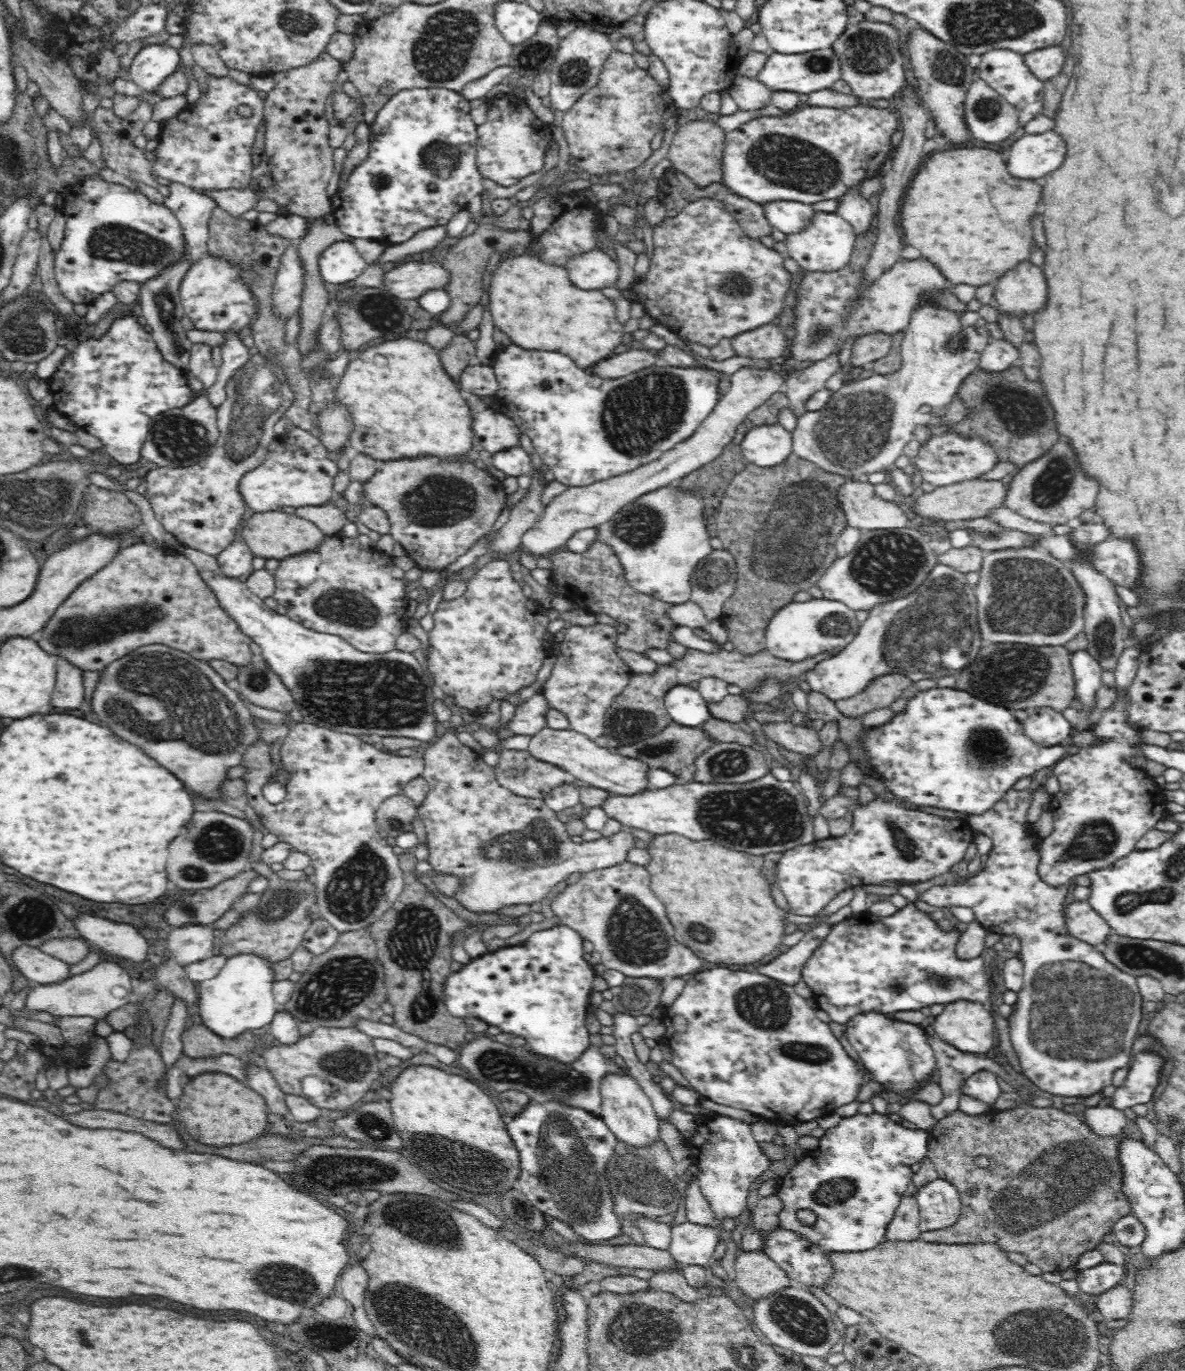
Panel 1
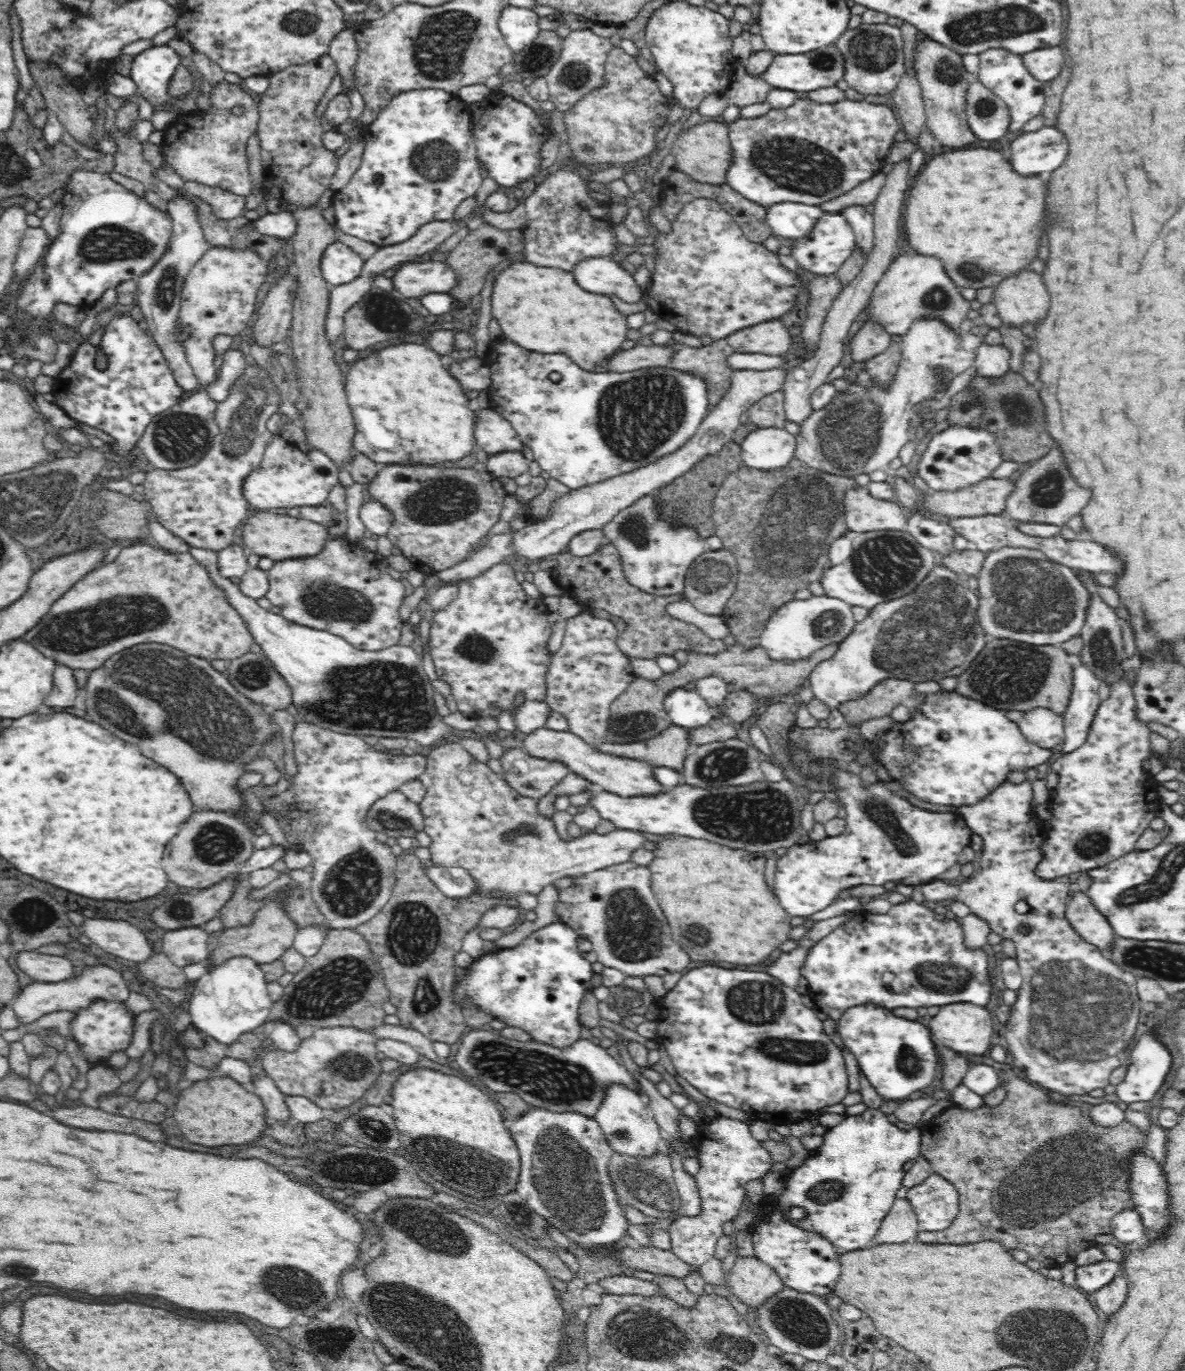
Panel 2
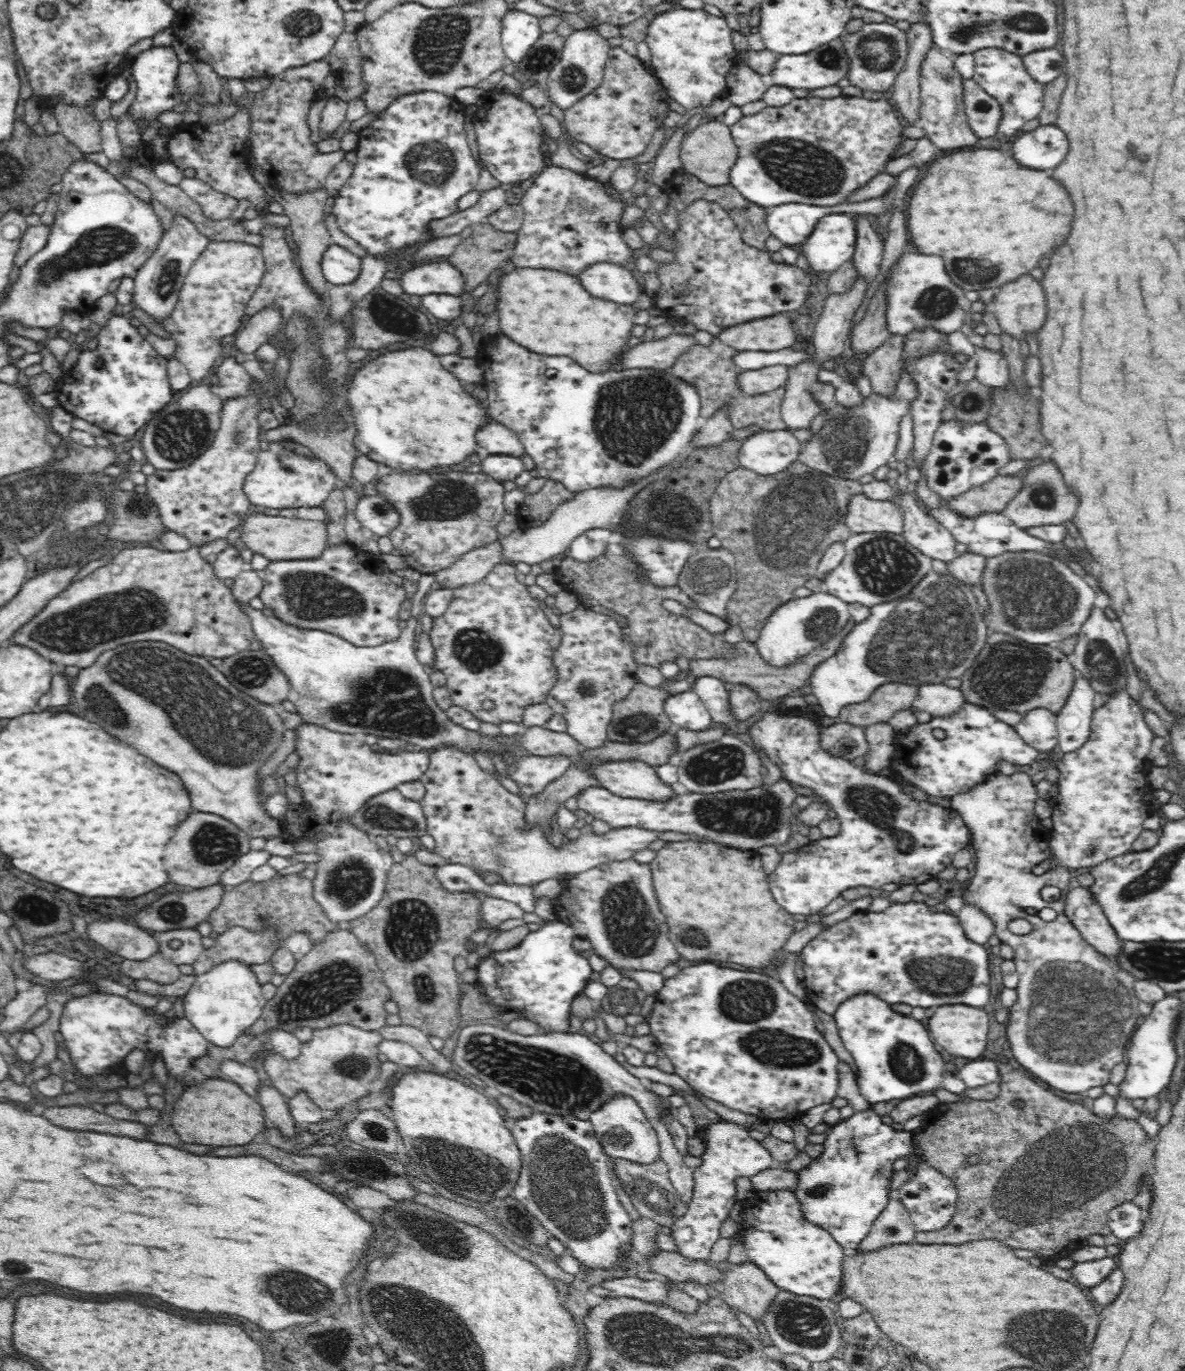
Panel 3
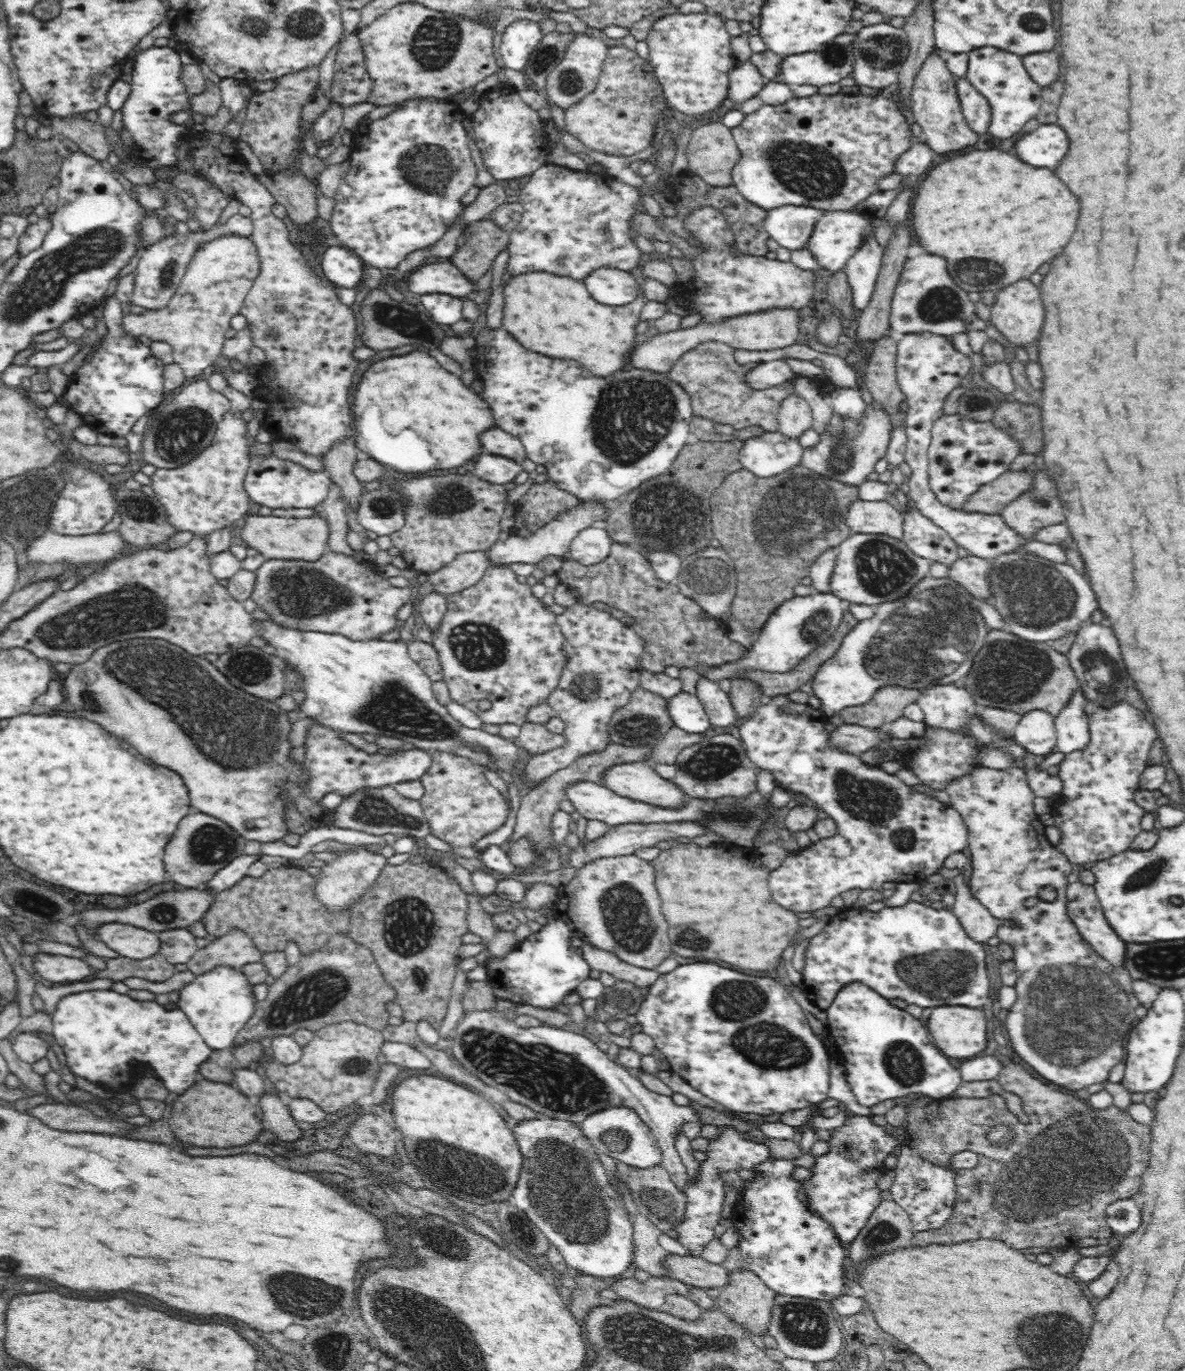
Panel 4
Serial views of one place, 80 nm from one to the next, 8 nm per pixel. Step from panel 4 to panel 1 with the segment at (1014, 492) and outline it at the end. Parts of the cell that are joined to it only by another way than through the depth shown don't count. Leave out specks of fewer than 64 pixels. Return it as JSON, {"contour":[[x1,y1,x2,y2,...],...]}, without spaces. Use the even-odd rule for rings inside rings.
{"contour":[[970,480,960,484,938,487,932,492,918,492,913,511,916,515,926,519,944,520,972,520,988,517,990,510,998,509,1005,501,1009,487,1000,480]]}

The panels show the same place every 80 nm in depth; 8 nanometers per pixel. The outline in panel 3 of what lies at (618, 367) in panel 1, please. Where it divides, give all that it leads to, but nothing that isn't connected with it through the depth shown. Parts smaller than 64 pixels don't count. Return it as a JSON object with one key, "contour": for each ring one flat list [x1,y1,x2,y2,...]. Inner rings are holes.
{"contour":[[672,333,666,338,639,343,622,358,620,368,626,369,669,369,676,359,692,345,698,344,694,335]]}

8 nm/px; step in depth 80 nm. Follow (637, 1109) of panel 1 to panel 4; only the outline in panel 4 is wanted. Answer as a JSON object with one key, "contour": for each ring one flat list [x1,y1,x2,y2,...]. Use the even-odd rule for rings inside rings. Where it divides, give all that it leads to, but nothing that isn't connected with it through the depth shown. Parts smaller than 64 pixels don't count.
{"contour":[[618,1106,599,1110,586,1116,579,1124,597,1152,611,1156,617,1162,643,1169,661,1164,661,1148,658,1147,652,1130,640,1119,640,1115,634,1109]]}

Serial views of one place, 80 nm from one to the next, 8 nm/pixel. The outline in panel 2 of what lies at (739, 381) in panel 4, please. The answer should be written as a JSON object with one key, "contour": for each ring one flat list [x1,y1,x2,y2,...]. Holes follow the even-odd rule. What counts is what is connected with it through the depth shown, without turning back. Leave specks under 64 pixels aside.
{"contour":[[725,339,695,348,682,343,672,342,673,357,669,367,678,371,702,377,706,381,706,398,710,406,708,411,725,397,730,388,734,370,729,367,727,358,735,350],[783,391,772,392,744,410,740,416,740,424,751,422,760,428,784,428,786,411,783,404]]}

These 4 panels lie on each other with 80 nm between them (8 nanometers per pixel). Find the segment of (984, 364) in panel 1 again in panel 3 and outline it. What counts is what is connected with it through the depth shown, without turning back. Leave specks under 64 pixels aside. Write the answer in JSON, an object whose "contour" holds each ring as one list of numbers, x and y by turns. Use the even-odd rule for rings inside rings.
{"contour":[[975,347,975,378,989,387,1004,388,1010,384,1011,378,1008,361,1003,351,996,352,986,347]]}

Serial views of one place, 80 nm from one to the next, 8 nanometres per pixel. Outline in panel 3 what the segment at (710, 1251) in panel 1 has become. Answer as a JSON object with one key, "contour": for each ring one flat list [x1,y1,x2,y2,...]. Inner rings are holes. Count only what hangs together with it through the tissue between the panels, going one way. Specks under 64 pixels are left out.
{"contour":[[720,1121,703,1128,700,1135,706,1142,702,1163,693,1170,694,1196,687,1205,686,1212,677,1218,671,1227,671,1237,677,1246,677,1252,688,1260,709,1261,710,1250,720,1238,720,1226,728,1220,730,1210,736,1202,736,1178,750,1178,761,1170,774,1167,773,1156,760,1141,749,1136,744,1125]]}

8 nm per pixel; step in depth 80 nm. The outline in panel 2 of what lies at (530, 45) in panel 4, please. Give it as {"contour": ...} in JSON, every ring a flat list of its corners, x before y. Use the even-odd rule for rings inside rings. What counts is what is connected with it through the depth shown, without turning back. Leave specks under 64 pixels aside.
{"contour":[[509,5,501,12,499,31,513,54,520,54,538,38,541,31,540,18,528,8]]}

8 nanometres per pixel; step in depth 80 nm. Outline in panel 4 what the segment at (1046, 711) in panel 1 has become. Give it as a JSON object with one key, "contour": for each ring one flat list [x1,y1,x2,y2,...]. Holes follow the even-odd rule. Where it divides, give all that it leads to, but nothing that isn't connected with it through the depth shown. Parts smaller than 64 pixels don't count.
{"contour":[[1031,710,1021,715,1012,737,1026,752,1050,755,1057,744,1055,717,1045,710]]}

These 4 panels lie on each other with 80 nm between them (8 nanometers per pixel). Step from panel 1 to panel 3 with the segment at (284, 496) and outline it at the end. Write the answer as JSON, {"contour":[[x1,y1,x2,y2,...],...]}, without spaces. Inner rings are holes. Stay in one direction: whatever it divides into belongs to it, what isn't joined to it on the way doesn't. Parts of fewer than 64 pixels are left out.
{"contour":[[274,441,269,444,267,450,258,454,254,470,251,470,245,478,243,490,251,504,282,510,282,508,320,507,332,489,338,486,338,477,334,476,326,462,316,456,310,459,294,453,282,447,280,441]]}

